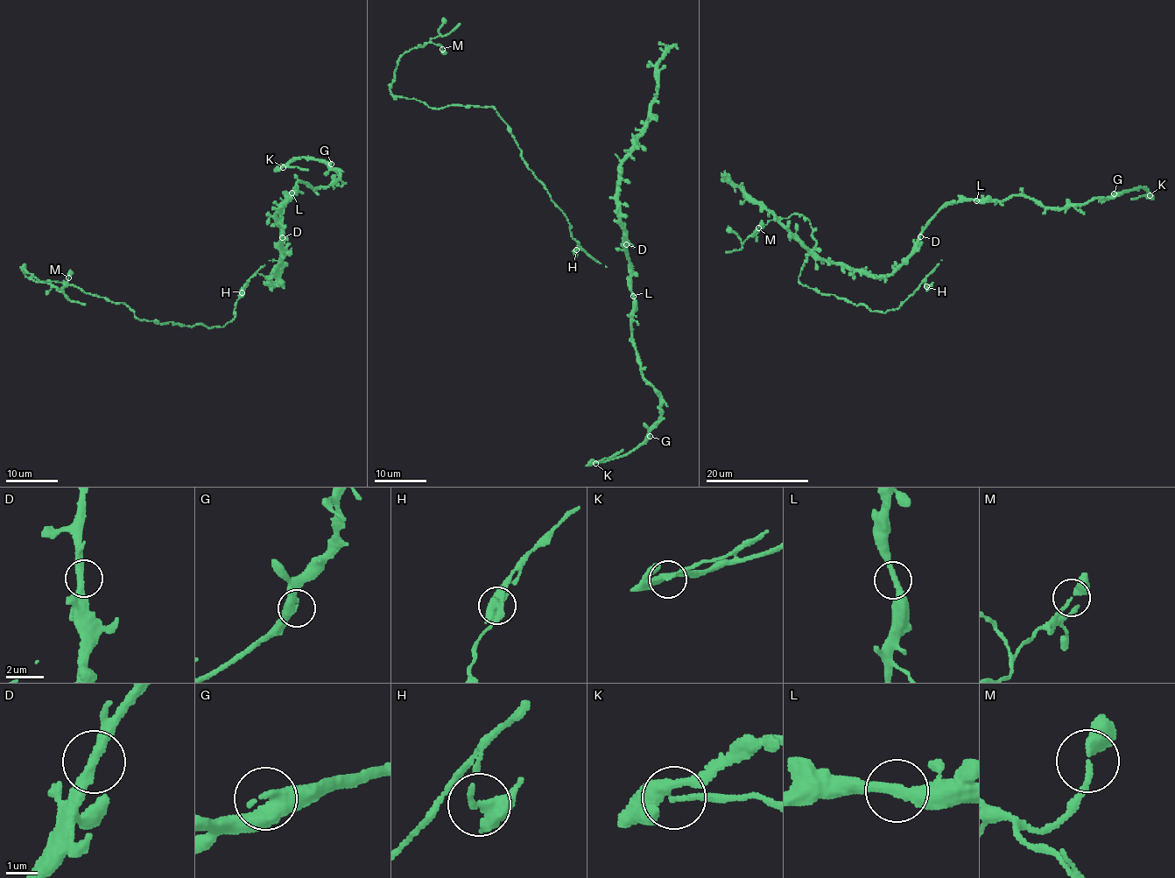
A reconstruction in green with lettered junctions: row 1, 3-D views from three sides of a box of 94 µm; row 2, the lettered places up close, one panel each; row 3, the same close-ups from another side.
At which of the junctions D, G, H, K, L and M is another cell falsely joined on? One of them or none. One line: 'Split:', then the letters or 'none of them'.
Split: none of them

